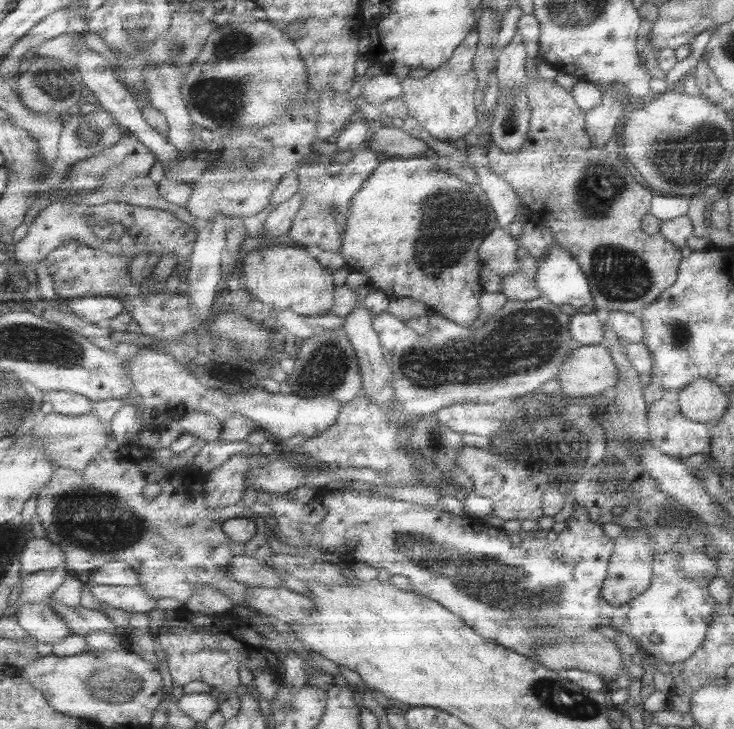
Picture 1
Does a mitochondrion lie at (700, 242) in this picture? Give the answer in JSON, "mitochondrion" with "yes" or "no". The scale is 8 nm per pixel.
{"mitochondrion":"no"}

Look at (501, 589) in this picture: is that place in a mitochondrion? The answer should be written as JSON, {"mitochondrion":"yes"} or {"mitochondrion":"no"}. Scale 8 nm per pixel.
{"mitochondrion":"yes"}

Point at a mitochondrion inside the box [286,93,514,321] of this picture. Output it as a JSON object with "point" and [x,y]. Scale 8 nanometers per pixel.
{"point":[440,244]}

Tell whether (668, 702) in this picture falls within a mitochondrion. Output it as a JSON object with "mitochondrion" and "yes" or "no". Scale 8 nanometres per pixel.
{"mitochondrion":"no"}

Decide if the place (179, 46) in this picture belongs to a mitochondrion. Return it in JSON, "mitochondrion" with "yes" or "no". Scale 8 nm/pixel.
{"mitochondrion":"yes"}

